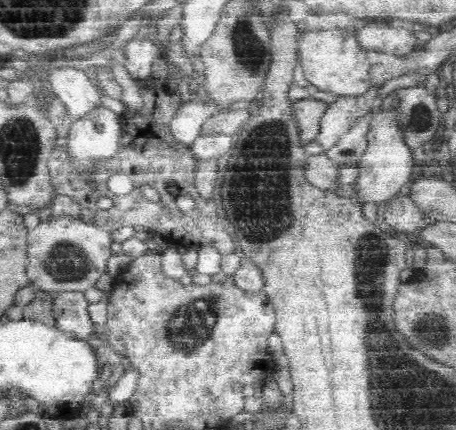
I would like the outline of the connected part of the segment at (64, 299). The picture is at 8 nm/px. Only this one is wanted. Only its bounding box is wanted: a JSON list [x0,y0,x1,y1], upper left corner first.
[54,291,98,339]

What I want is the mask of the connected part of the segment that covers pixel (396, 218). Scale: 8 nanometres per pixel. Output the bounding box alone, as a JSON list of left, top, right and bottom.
[383,190,427,243]

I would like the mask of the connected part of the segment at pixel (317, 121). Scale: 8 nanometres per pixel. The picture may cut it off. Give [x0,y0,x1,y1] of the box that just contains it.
[293,96,329,144]

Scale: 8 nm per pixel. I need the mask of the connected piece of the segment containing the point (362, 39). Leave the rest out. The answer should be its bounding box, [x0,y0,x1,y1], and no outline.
[354,24,417,57]

